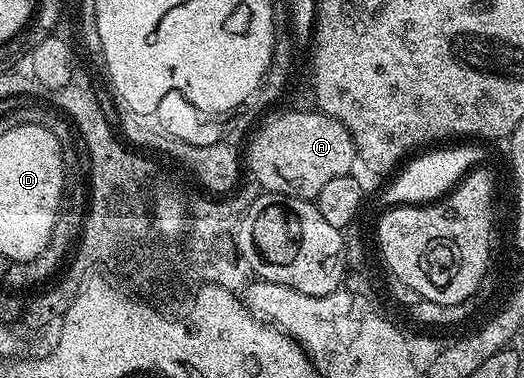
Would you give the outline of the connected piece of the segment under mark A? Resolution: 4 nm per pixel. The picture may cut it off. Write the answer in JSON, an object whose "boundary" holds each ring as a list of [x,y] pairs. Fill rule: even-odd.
{"boundary":[[[300,113],[265,122],[256,138],[252,137],[246,145],[246,169],[261,190],[312,201],[330,179],[347,177],[353,172],[352,164],[355,166],[358,161],[356,144],[348,140],[348,134],[335,121]]]}

